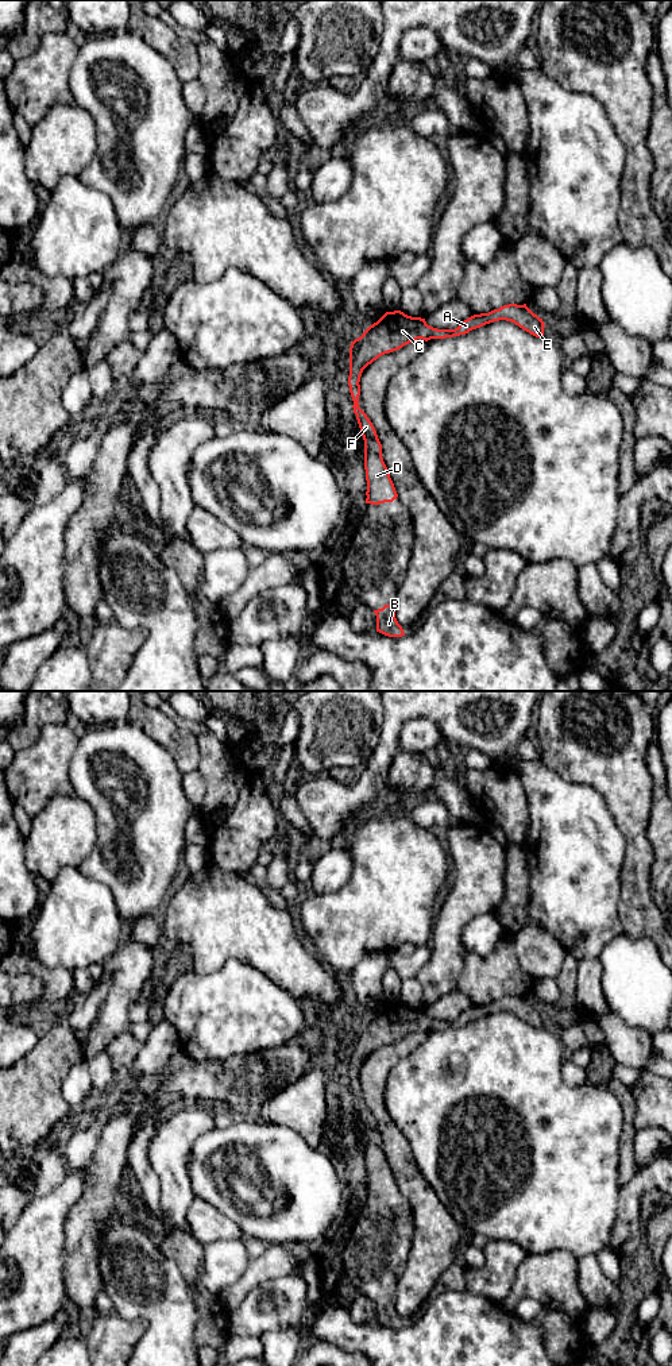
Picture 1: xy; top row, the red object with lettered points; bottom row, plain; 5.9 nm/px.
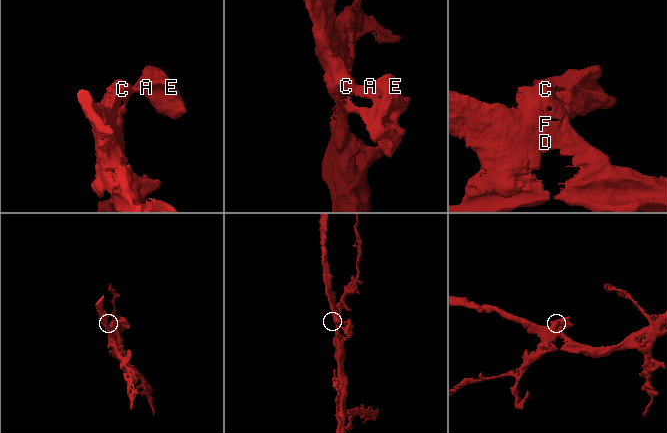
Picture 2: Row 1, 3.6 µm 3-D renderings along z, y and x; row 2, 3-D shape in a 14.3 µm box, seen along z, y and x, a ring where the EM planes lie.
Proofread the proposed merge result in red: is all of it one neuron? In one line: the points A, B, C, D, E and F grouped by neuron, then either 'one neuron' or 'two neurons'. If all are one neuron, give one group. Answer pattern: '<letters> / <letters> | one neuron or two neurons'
A B C D E F | one neuron

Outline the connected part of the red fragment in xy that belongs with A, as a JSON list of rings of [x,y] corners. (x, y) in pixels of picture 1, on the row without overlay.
[[[509,995],[488,1004],[474,1006],[455,1020],[433,1019],[426,1015],[425,1010],[412,1008],[401,1002],[386,1003],[360,1029],[351,1034],[348,1077],[354,1092],[354,1104],[364,1131],[366,1195],[393,1193],[398,1185],[383,1153],[382,1135],[376,1122],[367,1105],[359,1099],[359,1073],[363,1061],[379,1047],[397,1042],[417,1030],[428,1033],[430,1030],[460,1027],[499,1011],[511,1012],[536,1029],[544,1027],[545,1016],[542,1010],[534,1006],[526,995]]]

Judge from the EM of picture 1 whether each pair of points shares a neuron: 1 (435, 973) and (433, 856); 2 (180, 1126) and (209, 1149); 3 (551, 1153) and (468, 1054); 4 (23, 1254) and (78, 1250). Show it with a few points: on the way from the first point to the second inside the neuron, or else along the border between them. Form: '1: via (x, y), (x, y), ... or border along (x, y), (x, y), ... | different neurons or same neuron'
1: border along (435, 915), (428, 944) | different neurons
2: border along (213, 1126), (194, 1142), (189, 1170) | different neurons
3: via (526, 1129), (510, 1111), (505, 1100), (483, 1079) | same neuron
4: border along (65, 1220), (64, 1282) | different neurons

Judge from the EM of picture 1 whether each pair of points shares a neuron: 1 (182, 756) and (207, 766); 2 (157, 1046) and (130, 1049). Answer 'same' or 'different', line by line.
1: different
2: different

